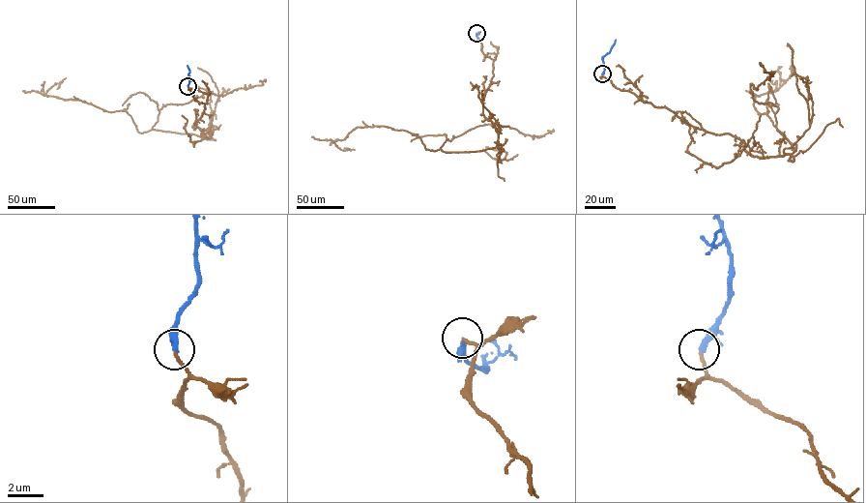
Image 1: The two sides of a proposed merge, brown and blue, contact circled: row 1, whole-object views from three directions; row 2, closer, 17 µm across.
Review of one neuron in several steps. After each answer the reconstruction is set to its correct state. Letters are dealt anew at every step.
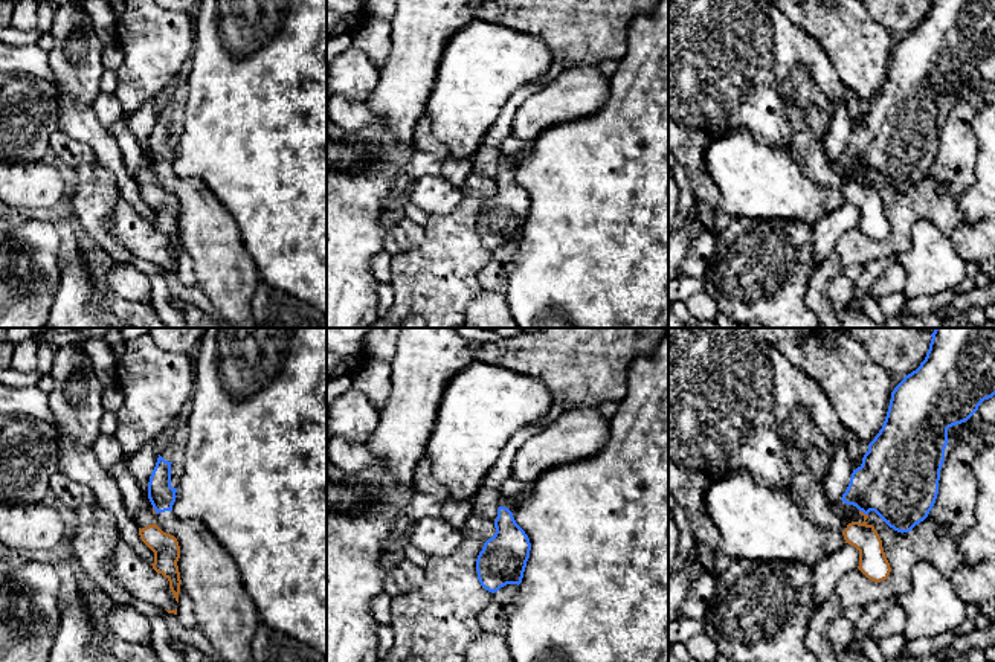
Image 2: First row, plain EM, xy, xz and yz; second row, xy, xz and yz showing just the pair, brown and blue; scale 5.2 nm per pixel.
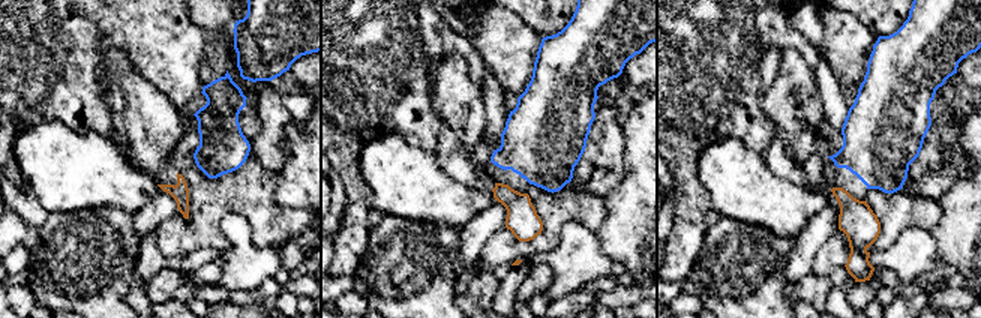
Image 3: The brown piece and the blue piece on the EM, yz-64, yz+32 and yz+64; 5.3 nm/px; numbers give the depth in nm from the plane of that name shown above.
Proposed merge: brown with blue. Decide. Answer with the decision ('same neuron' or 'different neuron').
different neuron

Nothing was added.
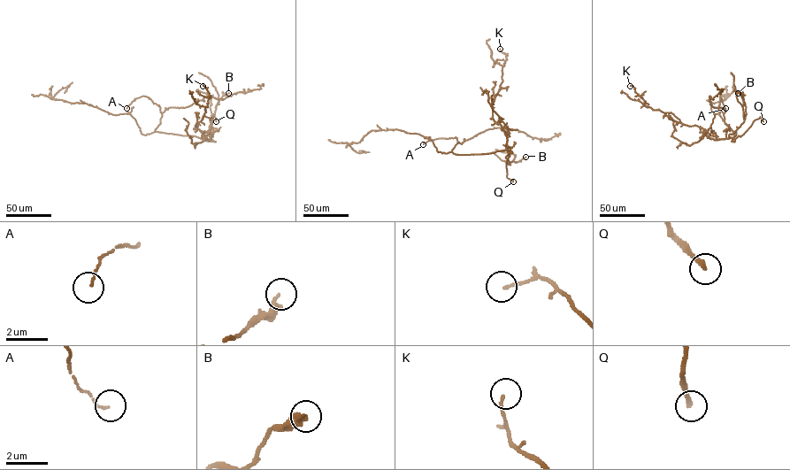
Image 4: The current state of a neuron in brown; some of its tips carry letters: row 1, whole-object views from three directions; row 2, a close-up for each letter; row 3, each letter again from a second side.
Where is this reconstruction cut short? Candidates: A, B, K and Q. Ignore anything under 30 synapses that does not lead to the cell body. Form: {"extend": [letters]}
{"extend": ["Q"]}

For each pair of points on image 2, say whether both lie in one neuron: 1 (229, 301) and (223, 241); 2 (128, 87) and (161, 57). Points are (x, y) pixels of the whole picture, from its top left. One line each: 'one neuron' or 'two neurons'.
1: one neuron
2: one neuron

